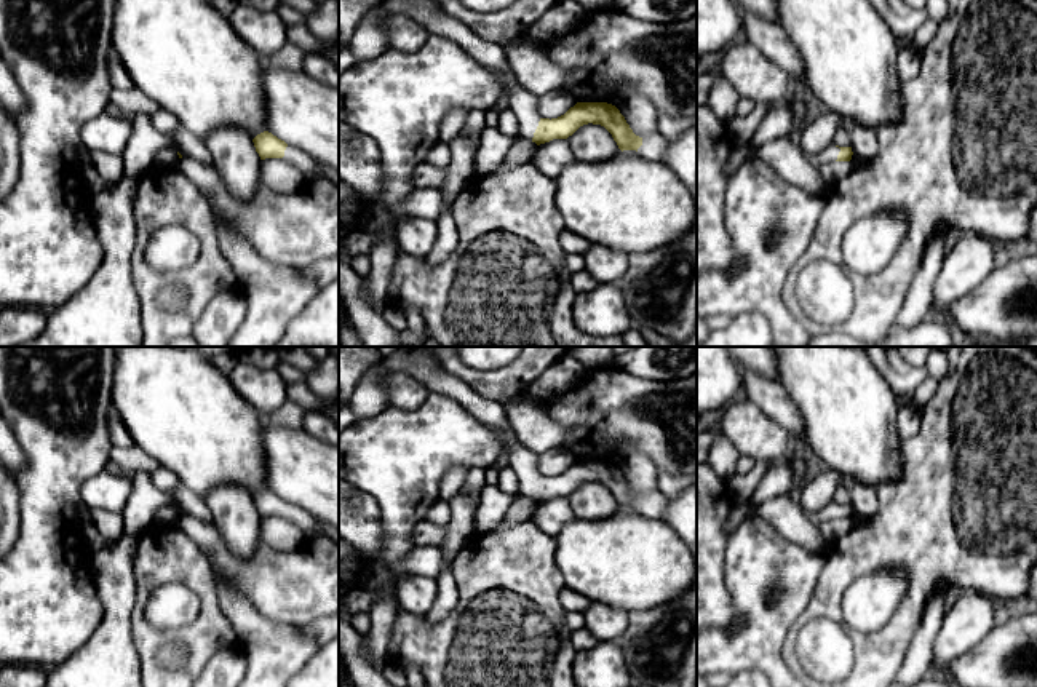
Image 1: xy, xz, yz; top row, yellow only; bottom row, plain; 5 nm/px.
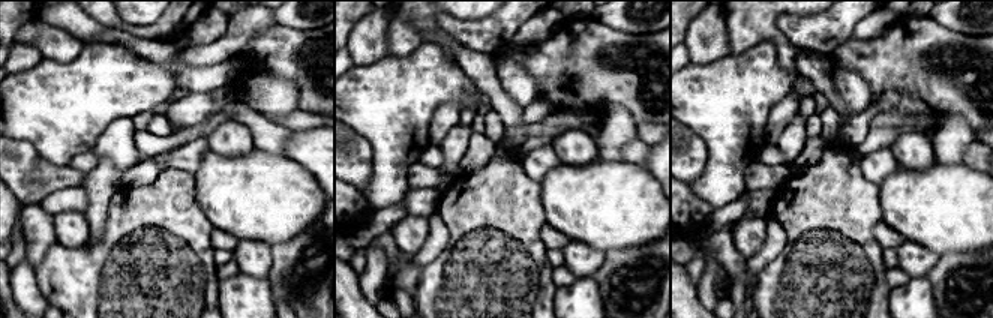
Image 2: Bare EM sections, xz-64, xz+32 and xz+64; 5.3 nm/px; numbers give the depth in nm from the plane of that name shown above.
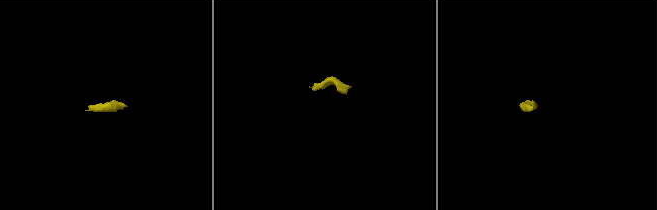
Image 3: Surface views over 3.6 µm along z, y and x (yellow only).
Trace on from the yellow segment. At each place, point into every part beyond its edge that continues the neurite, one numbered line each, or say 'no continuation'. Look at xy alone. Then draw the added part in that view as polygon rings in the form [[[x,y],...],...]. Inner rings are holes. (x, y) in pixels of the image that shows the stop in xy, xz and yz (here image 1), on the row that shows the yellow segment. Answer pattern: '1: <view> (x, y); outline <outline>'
1: xy (309, 168); outline [[[288,144],[283,157],[288,163],[294,165],[304,176],[304,179],[324,177],[318,163],[304,150]]]

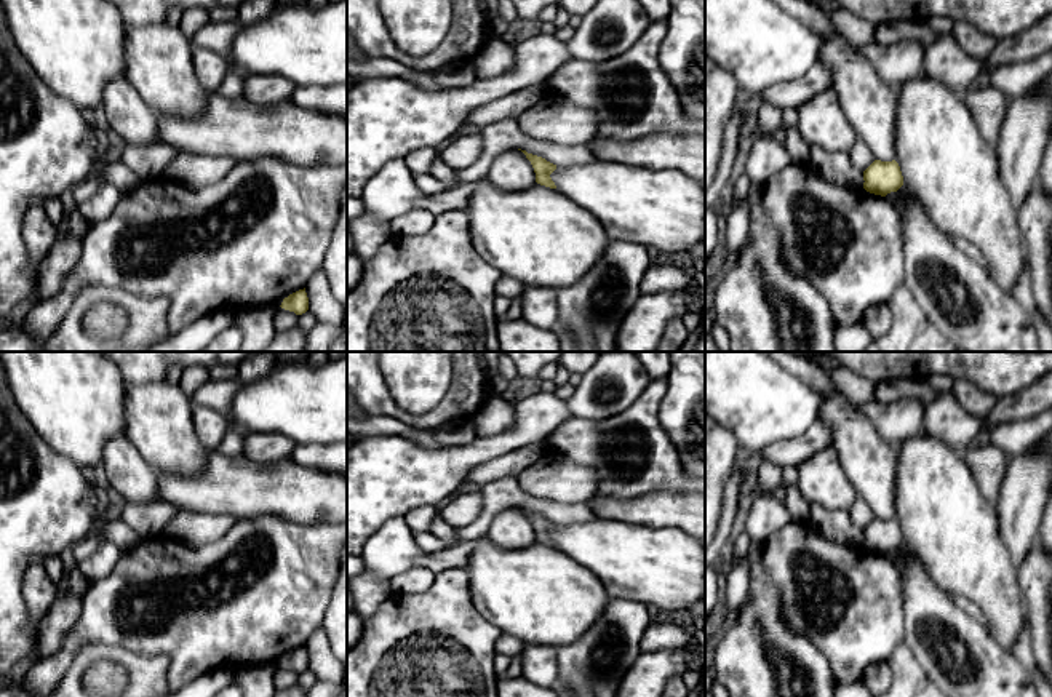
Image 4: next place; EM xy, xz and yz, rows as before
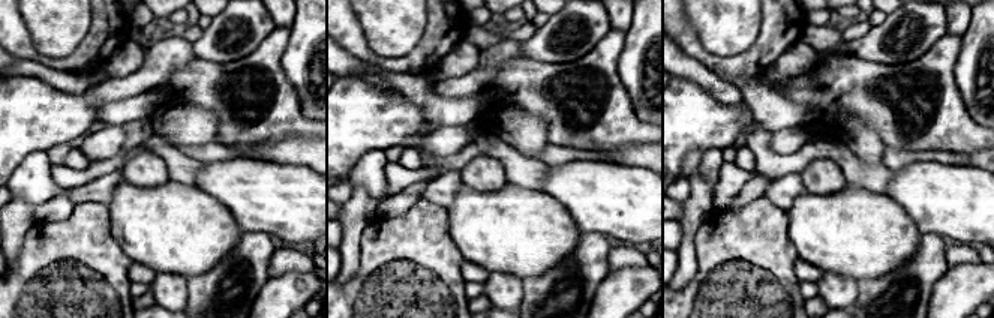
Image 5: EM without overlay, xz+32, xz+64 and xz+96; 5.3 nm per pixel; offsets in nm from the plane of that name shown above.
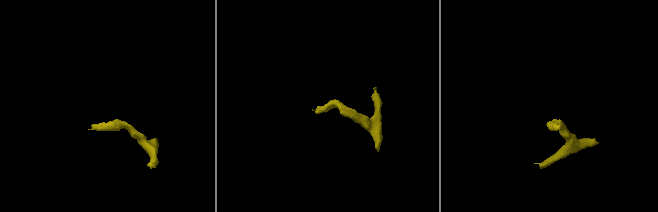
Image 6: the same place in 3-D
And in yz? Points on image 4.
no continuation

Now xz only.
no continuation

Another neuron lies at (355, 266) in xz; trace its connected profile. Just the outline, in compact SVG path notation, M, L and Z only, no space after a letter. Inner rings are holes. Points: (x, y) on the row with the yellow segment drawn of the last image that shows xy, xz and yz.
M347 251L347 293L353 291L363 278L365 264L355 251Z

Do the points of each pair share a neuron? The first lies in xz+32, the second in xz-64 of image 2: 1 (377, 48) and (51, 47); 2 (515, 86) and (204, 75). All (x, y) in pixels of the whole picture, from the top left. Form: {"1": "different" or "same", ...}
{"1": "different", "2": "same"}

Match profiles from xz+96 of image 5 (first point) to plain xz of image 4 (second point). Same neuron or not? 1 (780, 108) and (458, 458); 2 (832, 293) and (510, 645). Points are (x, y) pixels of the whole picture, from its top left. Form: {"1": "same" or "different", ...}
{"1": "different", "2": "different"}

